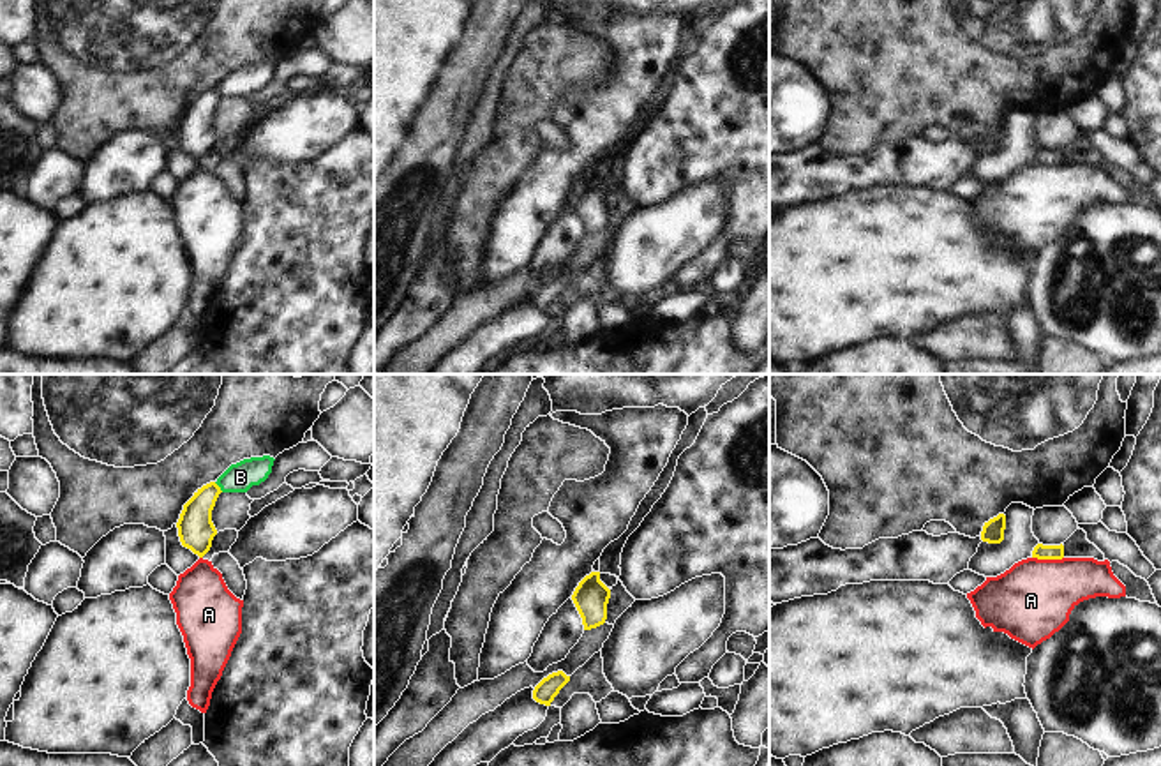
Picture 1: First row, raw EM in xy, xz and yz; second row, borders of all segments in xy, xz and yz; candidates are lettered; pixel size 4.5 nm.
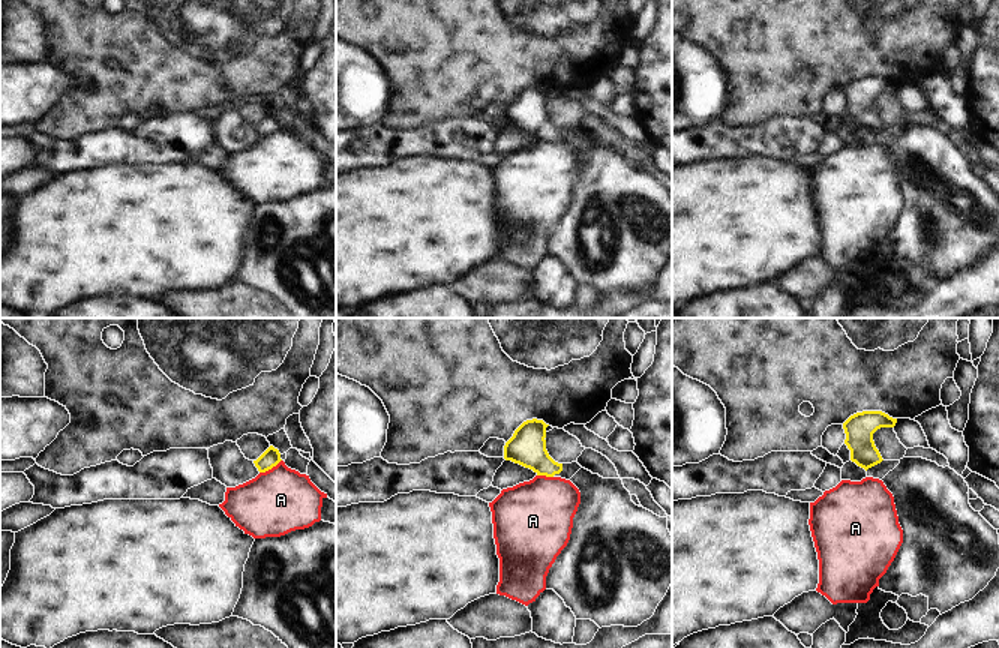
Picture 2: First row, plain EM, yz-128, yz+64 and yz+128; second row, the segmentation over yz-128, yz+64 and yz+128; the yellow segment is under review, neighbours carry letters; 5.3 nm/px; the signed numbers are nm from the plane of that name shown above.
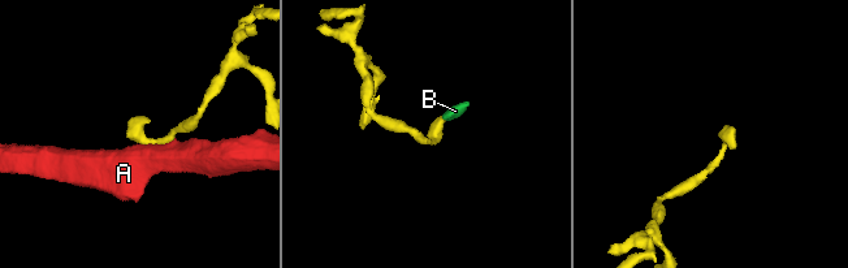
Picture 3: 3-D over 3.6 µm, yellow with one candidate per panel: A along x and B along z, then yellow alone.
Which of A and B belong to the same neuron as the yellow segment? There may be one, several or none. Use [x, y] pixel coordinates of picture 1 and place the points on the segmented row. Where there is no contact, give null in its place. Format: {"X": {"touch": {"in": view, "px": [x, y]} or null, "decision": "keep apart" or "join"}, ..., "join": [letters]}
{"A": {"touch": {"in": "yz", "px": [1048, 558]}, "decision": "keep apart"}, "B": {"touch": {"in": "xy", "px": [219, 488]}, "decision": "join"}, "join": ["B"]}

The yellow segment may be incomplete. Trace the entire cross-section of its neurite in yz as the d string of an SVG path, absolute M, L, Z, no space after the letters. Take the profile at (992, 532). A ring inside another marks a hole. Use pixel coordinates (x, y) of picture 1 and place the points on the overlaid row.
M999 514L997 517L985 522L981 531L981 540L988 544L1000 544L1004 540L1006 515Z

